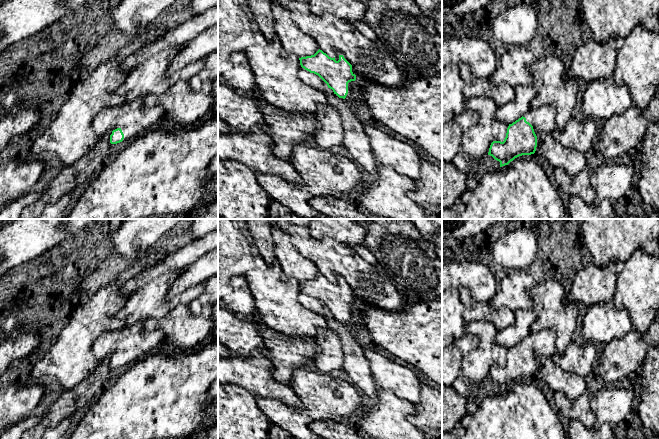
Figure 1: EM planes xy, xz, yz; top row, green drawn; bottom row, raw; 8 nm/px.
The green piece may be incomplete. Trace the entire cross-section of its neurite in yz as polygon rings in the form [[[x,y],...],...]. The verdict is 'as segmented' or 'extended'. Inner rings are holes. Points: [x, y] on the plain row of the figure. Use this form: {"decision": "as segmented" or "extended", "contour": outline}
{"decision": "extended", "contour": [[[551,329],[531,332],[521,342],[509,348],[503,366],[491,367],[488,379],[499,385],[502,391],[519,380],[534,378],[538,360],[555,354],[555,339],[556,333]]]}

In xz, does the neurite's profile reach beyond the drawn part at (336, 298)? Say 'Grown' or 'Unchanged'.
Grown

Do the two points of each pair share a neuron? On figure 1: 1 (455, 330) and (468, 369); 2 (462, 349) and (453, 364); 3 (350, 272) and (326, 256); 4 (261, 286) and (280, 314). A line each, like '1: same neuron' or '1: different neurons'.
1: different neurons
2: same neuron
3: same neuron
4: same neuron

